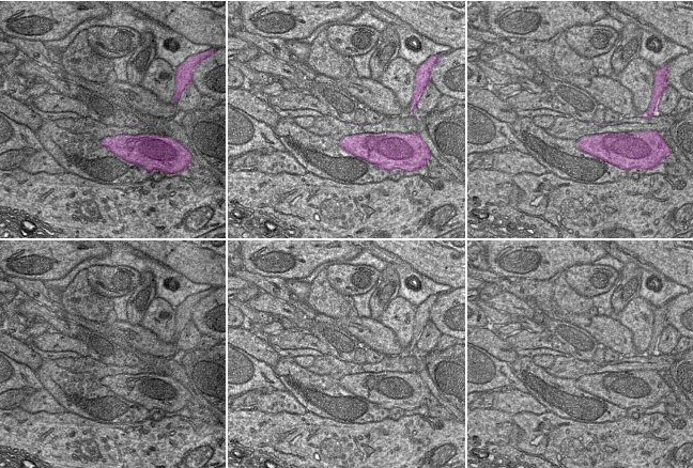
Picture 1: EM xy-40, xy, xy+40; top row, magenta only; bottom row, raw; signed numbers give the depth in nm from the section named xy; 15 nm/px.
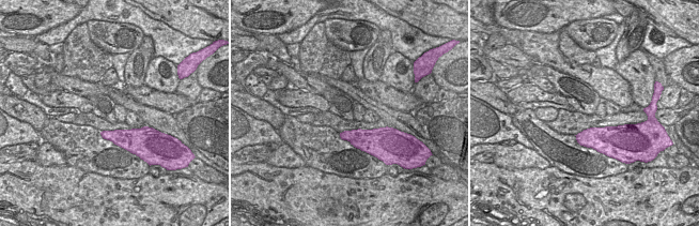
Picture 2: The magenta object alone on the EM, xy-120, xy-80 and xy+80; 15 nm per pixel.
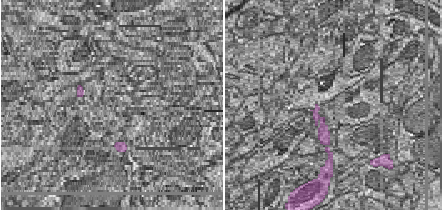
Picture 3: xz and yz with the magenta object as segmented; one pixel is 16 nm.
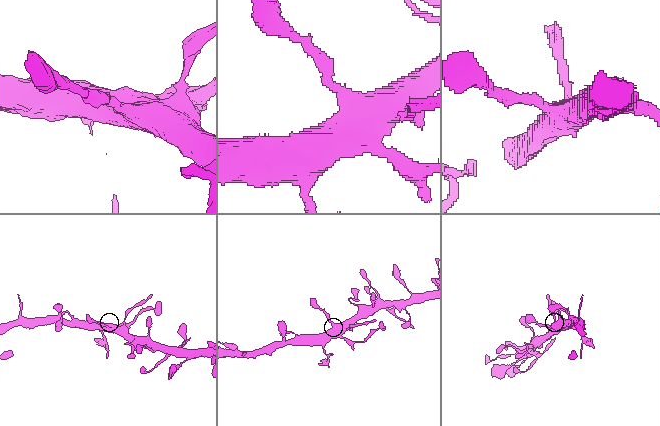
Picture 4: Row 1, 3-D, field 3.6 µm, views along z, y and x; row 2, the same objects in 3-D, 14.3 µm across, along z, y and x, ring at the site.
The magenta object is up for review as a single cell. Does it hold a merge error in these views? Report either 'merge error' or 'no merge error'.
merge error

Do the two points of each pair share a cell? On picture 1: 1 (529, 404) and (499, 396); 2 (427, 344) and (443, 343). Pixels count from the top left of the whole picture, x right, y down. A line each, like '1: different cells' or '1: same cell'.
1: same cell
2: different cells

